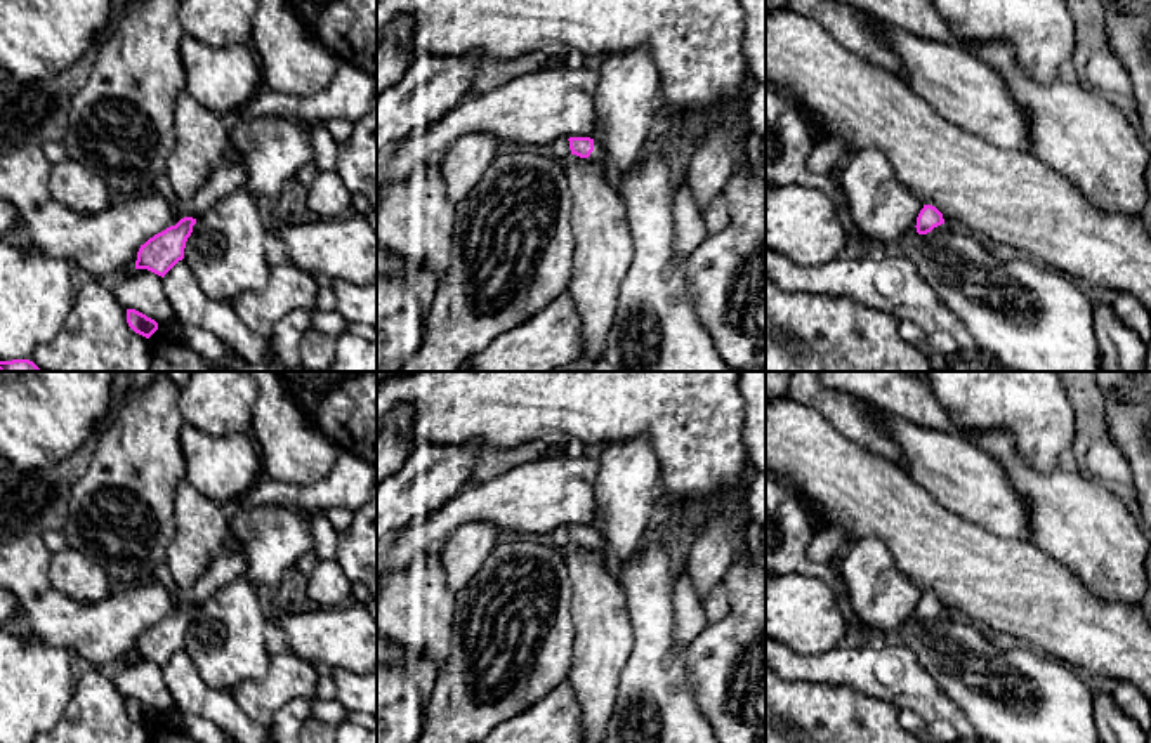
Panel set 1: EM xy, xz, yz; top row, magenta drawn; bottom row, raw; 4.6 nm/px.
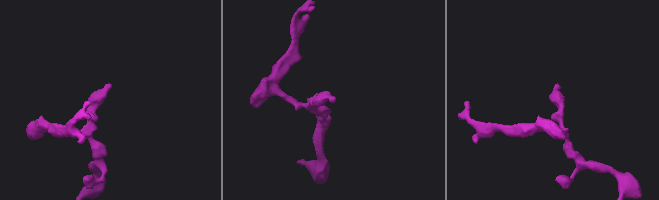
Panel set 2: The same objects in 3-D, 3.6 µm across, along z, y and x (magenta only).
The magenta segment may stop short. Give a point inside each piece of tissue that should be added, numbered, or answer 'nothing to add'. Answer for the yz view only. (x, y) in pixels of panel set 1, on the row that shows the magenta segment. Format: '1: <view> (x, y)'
nothing to add

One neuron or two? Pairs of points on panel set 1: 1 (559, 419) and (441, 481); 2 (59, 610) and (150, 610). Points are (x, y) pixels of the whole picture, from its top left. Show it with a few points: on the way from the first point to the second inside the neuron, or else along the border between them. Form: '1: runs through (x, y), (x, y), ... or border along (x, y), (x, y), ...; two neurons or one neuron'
1: border along (440, 443), (474, 443), (480, 448); two neurons
2: runs through (82, 615), (127, 613); one neuron

